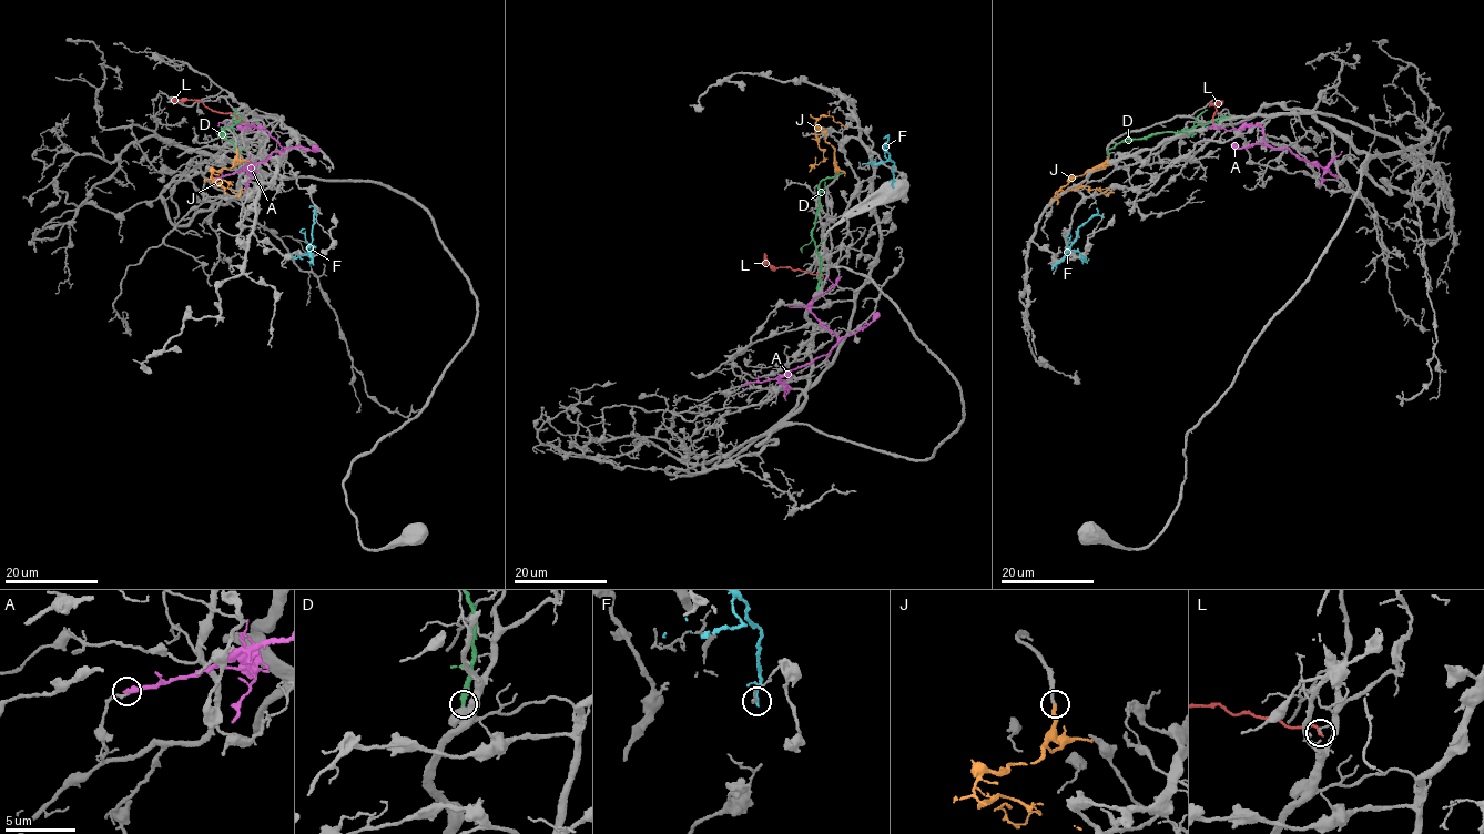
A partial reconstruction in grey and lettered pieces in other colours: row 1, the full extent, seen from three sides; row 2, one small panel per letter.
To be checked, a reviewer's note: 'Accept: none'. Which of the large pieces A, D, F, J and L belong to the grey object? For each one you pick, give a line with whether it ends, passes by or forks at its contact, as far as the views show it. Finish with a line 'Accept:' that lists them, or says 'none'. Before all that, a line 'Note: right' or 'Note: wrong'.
Note: wrong
J: it ends
Accept: J

